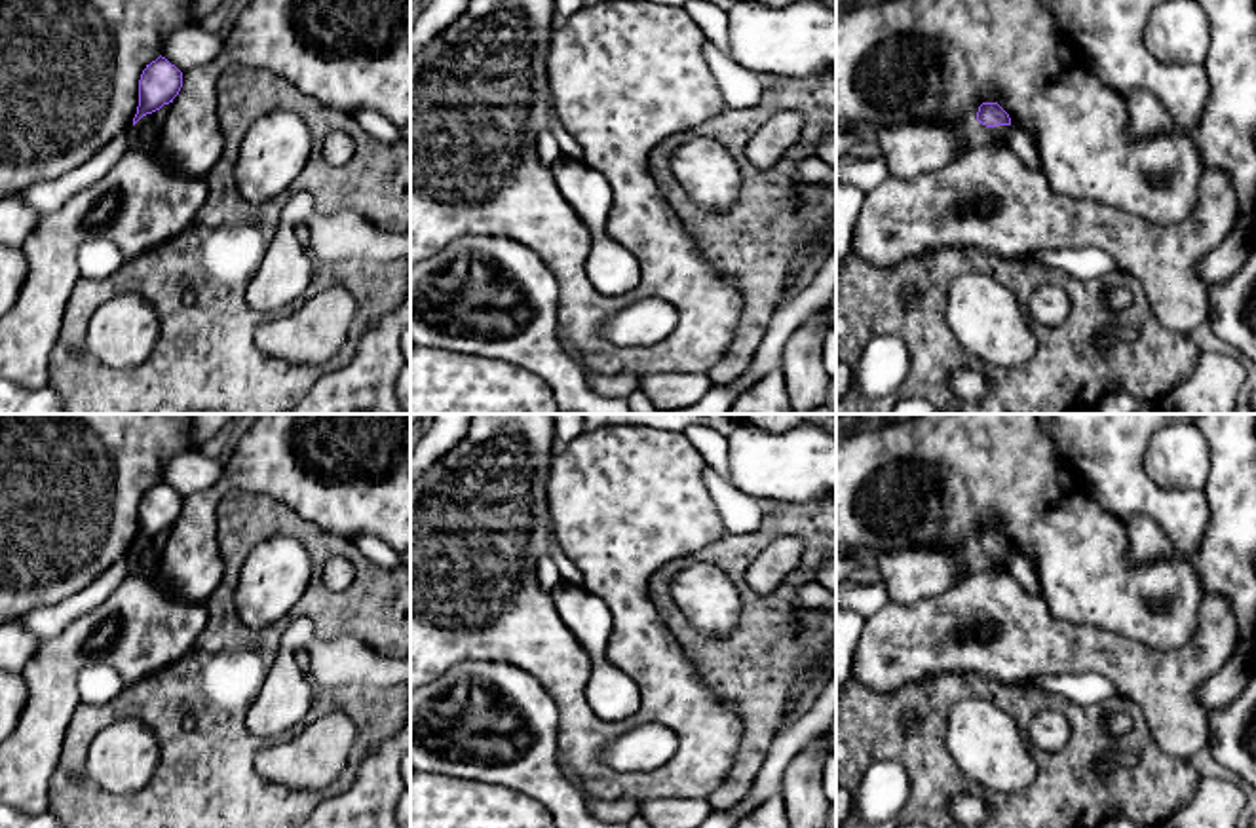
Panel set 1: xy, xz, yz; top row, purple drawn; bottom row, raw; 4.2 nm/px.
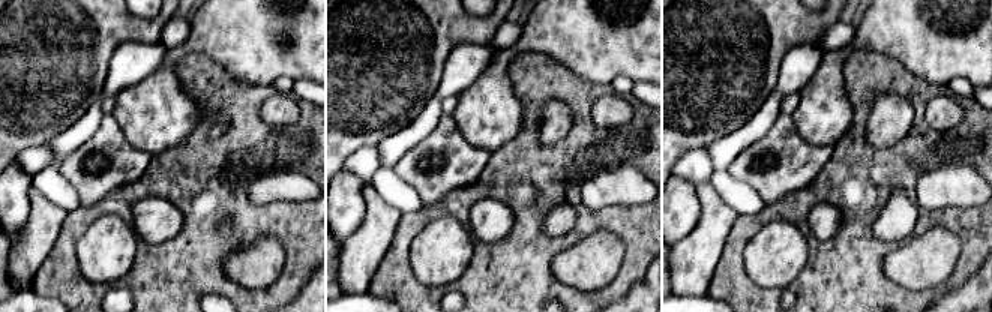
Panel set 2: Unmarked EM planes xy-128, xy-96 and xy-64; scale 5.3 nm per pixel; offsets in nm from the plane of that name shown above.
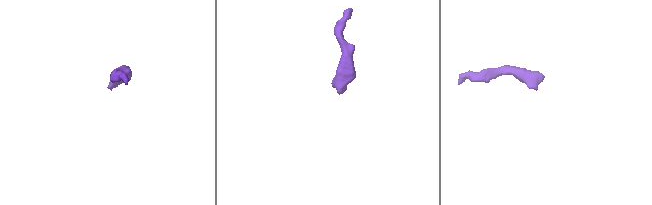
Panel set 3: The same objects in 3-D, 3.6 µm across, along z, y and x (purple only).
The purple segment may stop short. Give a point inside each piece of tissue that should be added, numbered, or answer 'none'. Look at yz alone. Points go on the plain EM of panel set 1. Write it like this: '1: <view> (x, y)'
1: yz (1000, 559)

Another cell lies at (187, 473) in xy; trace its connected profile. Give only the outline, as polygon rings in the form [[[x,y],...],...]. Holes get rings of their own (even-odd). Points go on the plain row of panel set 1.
[[[188,450],[167,460],[162,482],[181,498],[188,498],[209,490],[220,479],[222,469],[220,460],[211,460],[201,450]]]

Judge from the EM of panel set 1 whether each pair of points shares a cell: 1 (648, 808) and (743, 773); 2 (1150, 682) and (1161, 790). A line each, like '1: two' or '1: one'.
1: two
2: two

